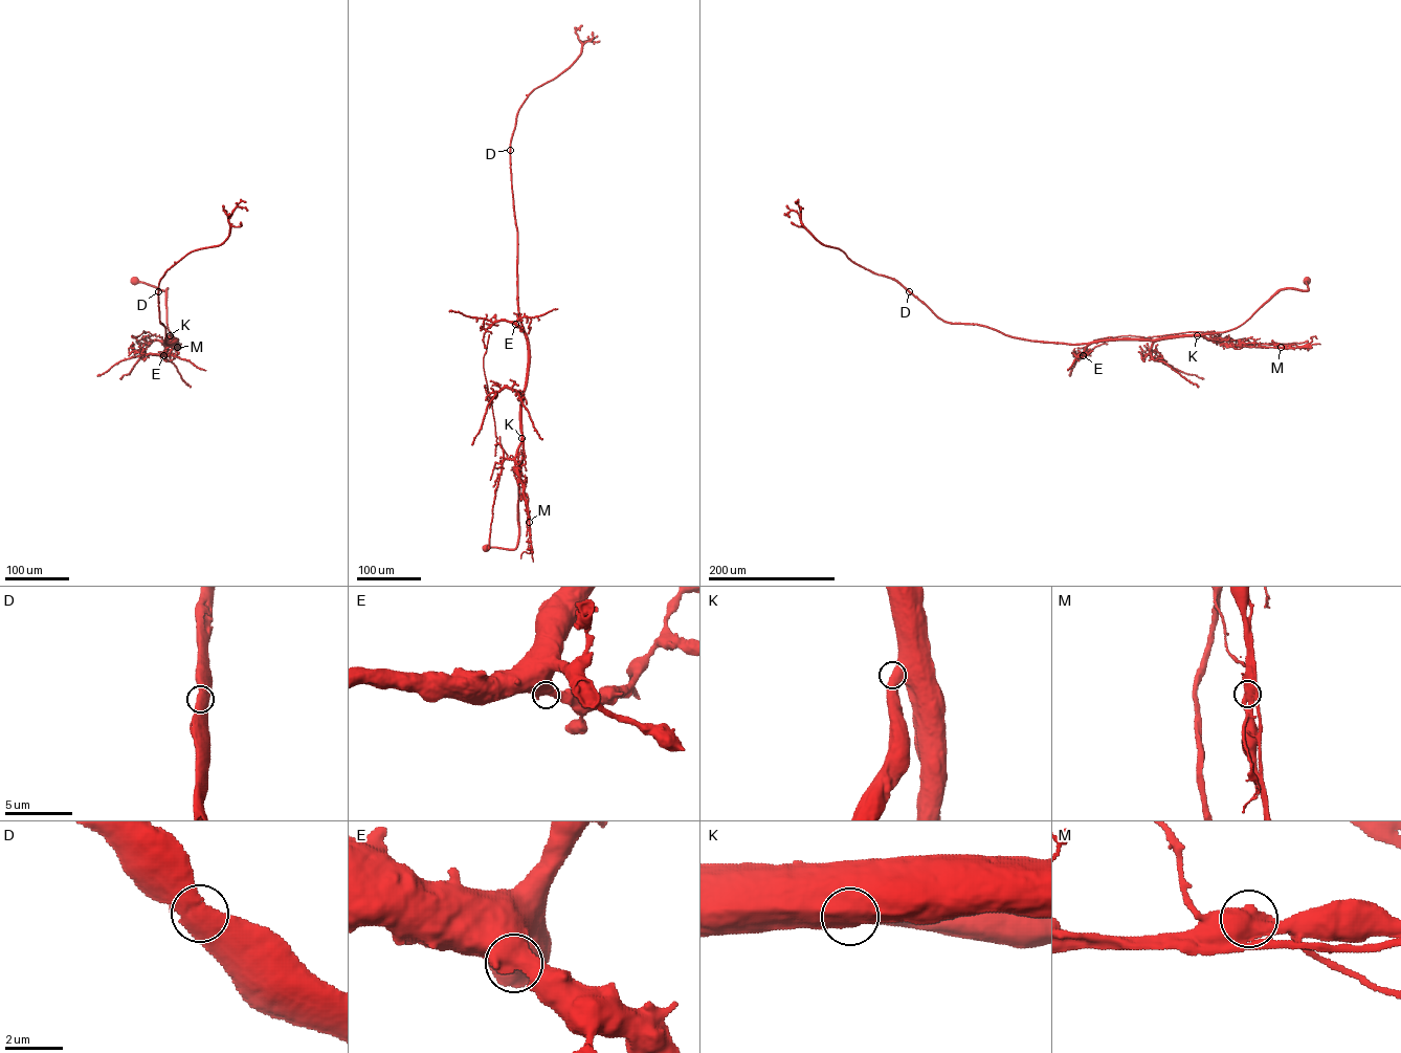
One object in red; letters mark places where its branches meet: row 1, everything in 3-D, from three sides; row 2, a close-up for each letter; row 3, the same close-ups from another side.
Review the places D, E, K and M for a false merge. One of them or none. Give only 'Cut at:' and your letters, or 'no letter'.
Cut at: M

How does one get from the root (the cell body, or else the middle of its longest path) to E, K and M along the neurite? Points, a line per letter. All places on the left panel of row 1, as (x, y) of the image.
E: (134, 282), (168, 288), (167, 324), (170, 336), (176, 339), (163, 355)
K: (134, 282), (168, 288), (170, 335)
M: (134, 282), (168, 288), (167, 321), (171, 333), (163, 342), (167, 346), (177, 347)

